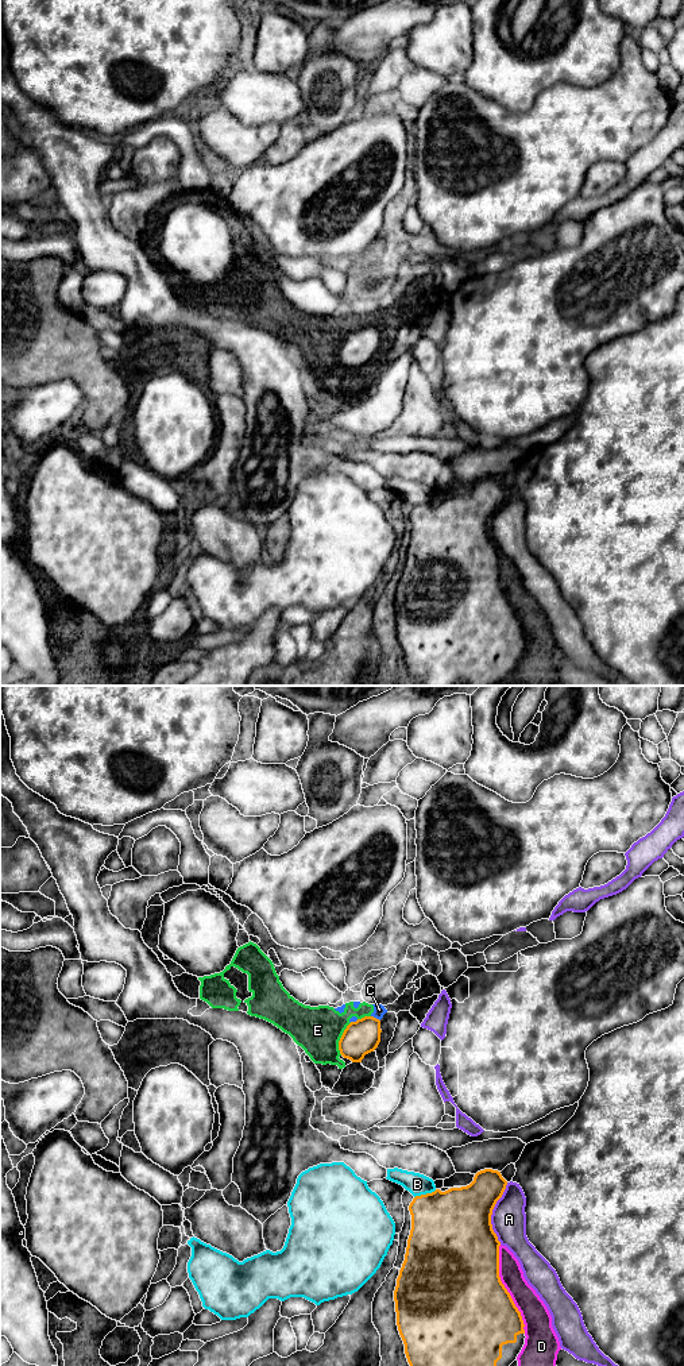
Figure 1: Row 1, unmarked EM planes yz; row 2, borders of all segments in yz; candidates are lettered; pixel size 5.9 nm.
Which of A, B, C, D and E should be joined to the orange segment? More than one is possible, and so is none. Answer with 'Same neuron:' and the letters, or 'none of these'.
Same neuron: none of these

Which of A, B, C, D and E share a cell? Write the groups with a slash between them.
A / B / C E / D

